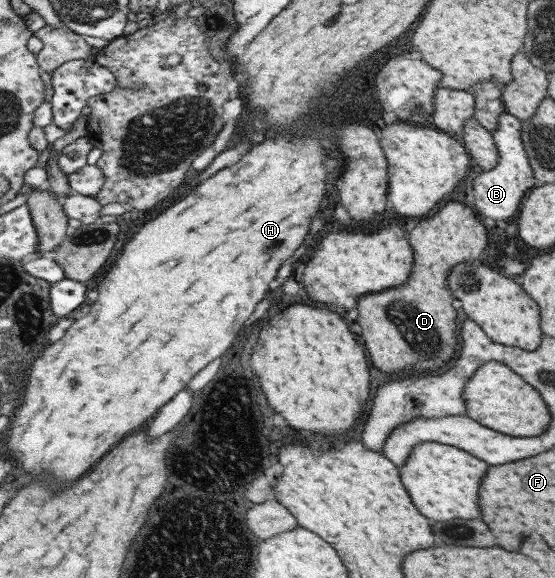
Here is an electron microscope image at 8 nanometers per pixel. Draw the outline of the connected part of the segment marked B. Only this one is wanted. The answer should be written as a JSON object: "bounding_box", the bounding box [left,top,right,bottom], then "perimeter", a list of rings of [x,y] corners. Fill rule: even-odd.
{"bounding_box":[472,111,536,220],"perimeter":[[[507,111],[499,114],[497,128],[491,132],[497,149],[497,162],[489,170],[483,170],[472,180],[473,204],[478,216],[491,220],[514,220],[519,203],[525,198],[528,190],[536,185],[523,150],[520,139],[521,122]]]}

